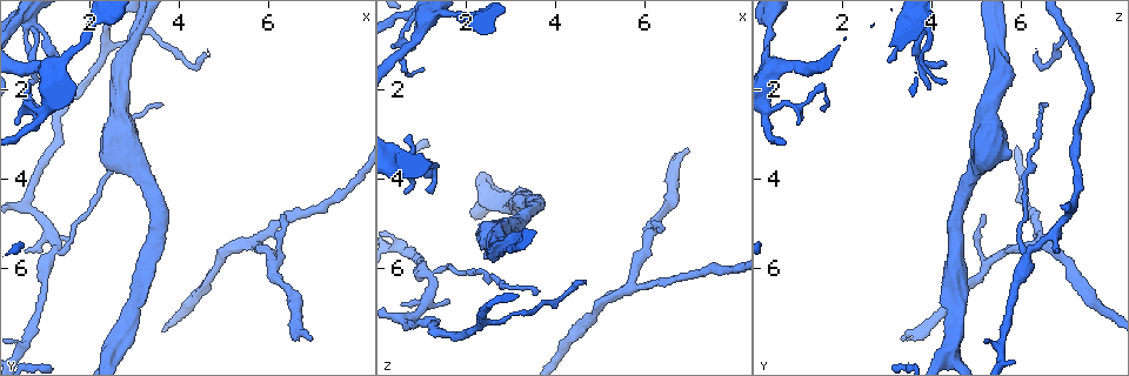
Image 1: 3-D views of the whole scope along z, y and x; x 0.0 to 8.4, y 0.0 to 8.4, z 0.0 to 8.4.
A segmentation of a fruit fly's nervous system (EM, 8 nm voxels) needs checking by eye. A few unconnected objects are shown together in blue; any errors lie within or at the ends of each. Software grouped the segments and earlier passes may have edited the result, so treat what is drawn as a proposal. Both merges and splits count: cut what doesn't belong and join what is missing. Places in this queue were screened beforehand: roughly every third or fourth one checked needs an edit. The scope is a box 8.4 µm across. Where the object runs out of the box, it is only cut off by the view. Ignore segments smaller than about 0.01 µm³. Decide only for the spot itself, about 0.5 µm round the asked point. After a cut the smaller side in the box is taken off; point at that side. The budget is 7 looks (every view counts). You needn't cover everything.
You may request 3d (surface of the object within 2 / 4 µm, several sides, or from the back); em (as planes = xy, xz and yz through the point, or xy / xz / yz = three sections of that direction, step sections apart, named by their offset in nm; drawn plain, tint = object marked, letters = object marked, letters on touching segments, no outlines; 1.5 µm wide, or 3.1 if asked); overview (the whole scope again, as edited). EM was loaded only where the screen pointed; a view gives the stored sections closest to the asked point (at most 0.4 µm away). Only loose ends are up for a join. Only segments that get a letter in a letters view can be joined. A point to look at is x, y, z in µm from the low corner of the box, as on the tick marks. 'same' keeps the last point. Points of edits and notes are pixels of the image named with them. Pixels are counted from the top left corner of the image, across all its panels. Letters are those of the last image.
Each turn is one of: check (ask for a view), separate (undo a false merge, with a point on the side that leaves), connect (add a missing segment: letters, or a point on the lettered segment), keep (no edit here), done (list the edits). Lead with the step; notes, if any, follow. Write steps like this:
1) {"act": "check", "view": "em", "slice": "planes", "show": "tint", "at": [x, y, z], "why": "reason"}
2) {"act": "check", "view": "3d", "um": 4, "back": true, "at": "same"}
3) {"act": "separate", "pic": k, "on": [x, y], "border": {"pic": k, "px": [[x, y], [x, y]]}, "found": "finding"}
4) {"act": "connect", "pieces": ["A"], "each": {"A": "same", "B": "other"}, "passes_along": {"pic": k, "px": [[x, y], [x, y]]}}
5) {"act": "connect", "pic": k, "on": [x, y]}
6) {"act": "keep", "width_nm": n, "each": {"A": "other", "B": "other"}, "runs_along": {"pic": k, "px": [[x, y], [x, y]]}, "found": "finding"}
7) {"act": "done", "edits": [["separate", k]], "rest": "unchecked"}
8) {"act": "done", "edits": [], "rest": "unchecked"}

{"act": "check", "view": "3d", "um": 4, "at": [1.15, 5.65, 6.15], "why": "three-way junction"}

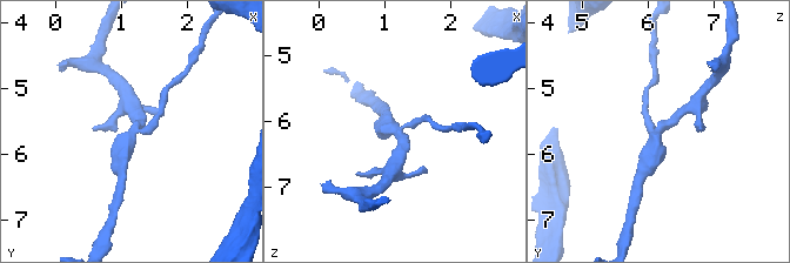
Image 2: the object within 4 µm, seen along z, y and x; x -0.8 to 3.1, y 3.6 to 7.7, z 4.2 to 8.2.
{"act": "check", "view": "em", "slice": "planes", "show": "plain", "at": [1.15, 5.65, 6.10], "why": "shape alone is not enough"}

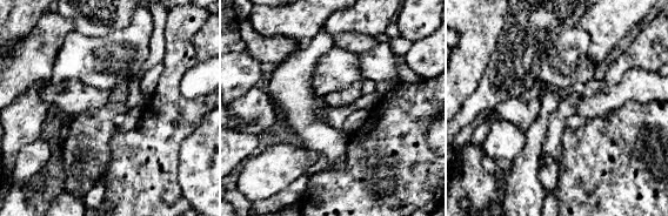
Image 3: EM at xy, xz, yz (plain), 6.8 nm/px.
{"act": "check", "view": "em", "slice": "planes", "show": "letters", "at": "same", "why": "see the neighbours"}

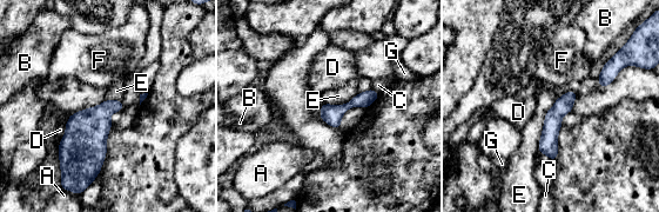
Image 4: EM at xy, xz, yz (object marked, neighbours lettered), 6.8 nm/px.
{"act": "keep", "each": {"A": "other", "B": "other", "C": "other", "D": "other", "E": "other", "F": "other", "G": "other"}, "found": "all the same neuron"}

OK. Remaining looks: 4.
{"act": "check", "view": "em", "slice": "planes", "show": "tint", "at": [0.65, 1.85, 4.30], "why": "thin end"}

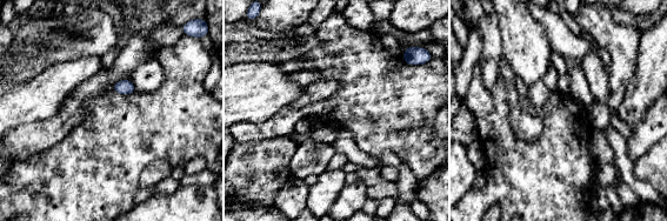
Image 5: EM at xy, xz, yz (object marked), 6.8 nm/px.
{"act": "check", "view": "em", "slice": "planes", "show": "letters", "at": "same", "why": "what lies round it"}

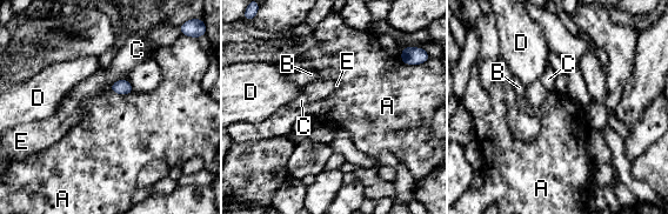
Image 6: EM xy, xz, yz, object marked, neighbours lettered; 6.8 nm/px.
{"act": "keep", "each": {"A": "other", "B": "other", "C": "other", "D": "other", "E": "other"}, "border": {"pic": 6, "px": [[109, 88], [122, 94], [133, 92]]}, "found": "none of them fits"}

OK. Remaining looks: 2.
{"act": "check", "view": "em", "slice": "xz", "step": 8, "show": "letters", "at": [6.95, 7.65, 3.30], "why": "an open end"}

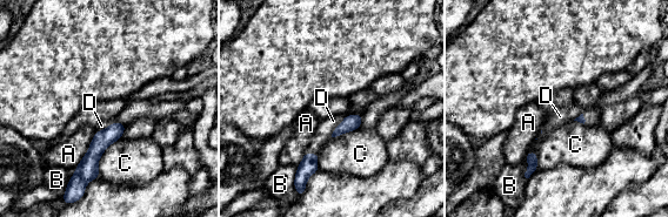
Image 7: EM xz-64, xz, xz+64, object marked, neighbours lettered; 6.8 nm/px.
{"act": "check", "view": "em", "slice": "planes", "show": "letters", "at": "same", "why": "another direction"}

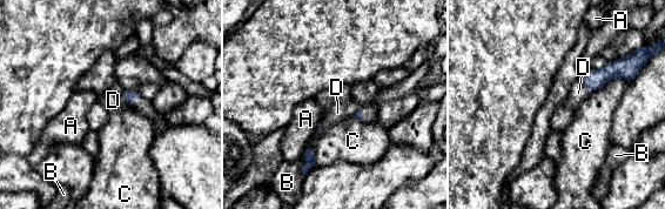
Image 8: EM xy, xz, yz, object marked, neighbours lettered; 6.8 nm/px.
{"act": "connect", "pic": 8, "on": [113, 100], "each": {"A": "other", "B": "other", "C": "other", "D": "same"}, "passes_along": {"pic": 8, "px": [[131, 96], [125, 99], [113, 100]]}, "found": "it goes on there"}

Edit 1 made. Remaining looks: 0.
{"act": "done", "edits": [["connect", 8]], "rest": "unchecked"}

